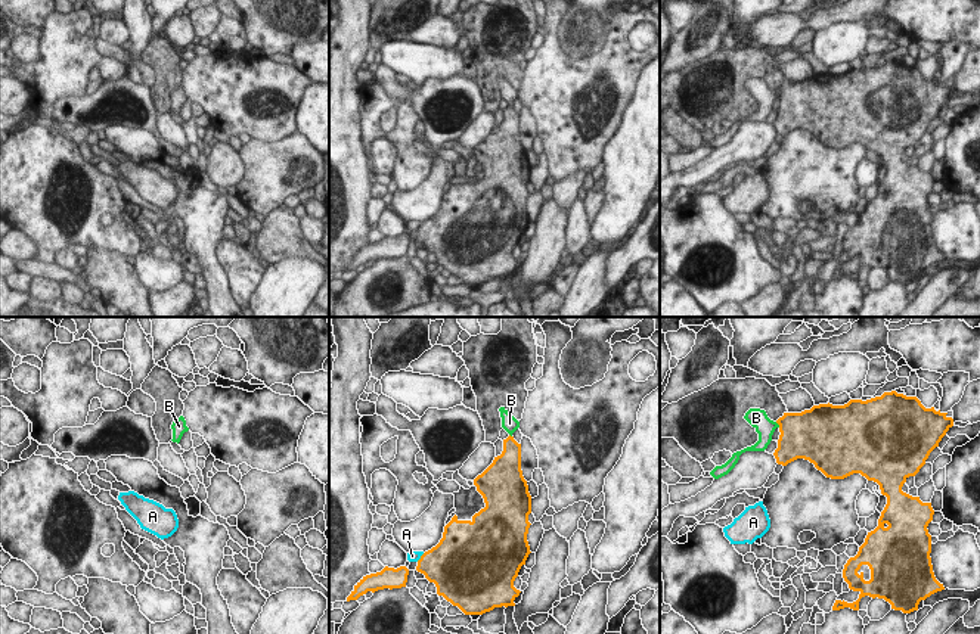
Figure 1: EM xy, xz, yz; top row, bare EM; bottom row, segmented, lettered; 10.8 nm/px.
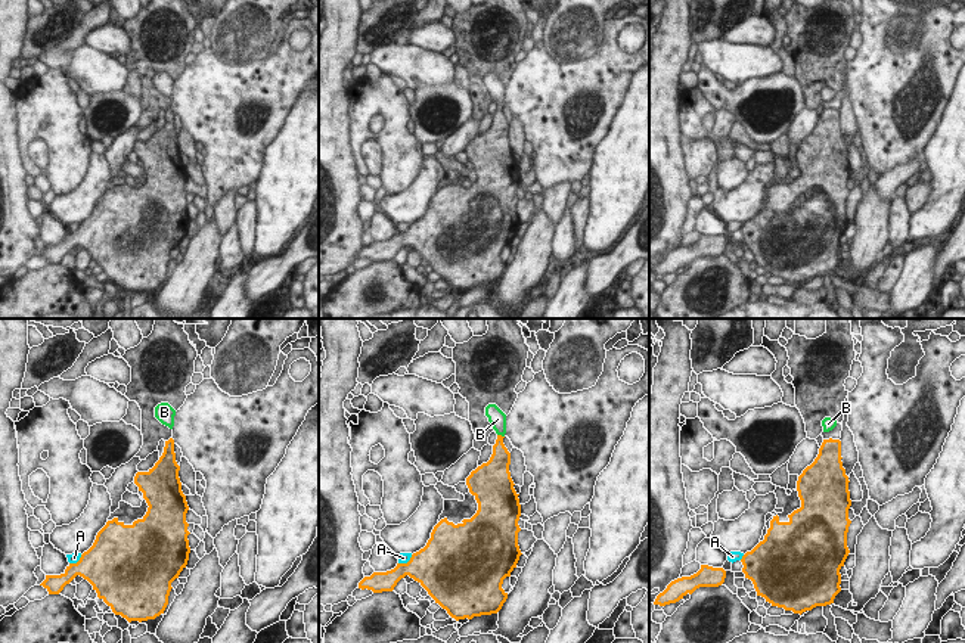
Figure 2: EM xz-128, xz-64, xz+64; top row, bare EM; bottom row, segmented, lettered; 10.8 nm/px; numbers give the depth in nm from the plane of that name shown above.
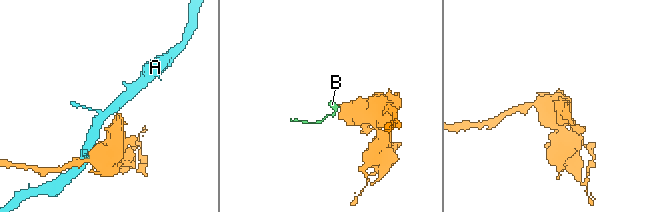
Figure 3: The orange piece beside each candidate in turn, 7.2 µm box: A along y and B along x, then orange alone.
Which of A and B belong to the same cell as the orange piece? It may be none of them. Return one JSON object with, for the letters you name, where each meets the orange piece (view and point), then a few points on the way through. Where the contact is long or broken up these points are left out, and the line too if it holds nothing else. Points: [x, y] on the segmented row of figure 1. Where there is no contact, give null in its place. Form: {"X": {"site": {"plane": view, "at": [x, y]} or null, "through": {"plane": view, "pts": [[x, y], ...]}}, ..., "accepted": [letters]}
{"B": {"site": {"plane": "yz", "at": [778, 423]}, "through": {"plane": "yz", "pts": [[799, 431], [788, 423], [778, 423], [763, 423], [756, 417]]}}, "accepted": ["B"]}

